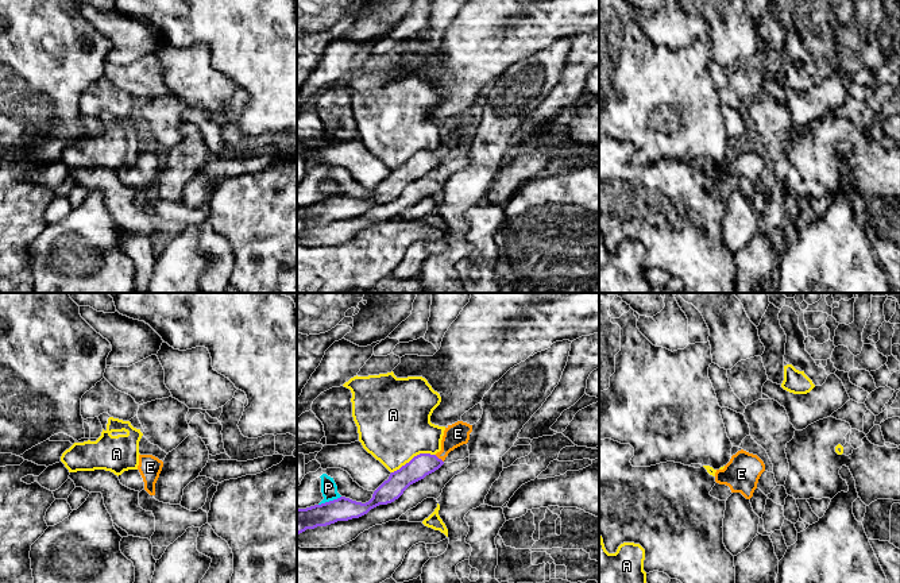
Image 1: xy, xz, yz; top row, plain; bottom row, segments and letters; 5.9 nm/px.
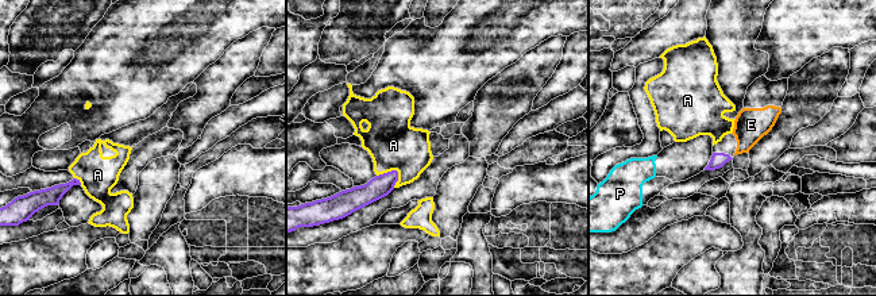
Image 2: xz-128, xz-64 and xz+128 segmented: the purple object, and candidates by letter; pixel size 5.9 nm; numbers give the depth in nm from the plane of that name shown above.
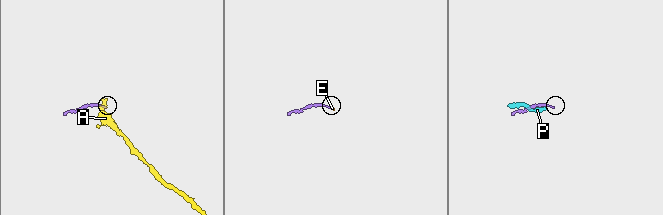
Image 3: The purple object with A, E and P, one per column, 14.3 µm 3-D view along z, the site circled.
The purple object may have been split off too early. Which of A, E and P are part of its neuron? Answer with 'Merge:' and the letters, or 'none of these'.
Merge: E

